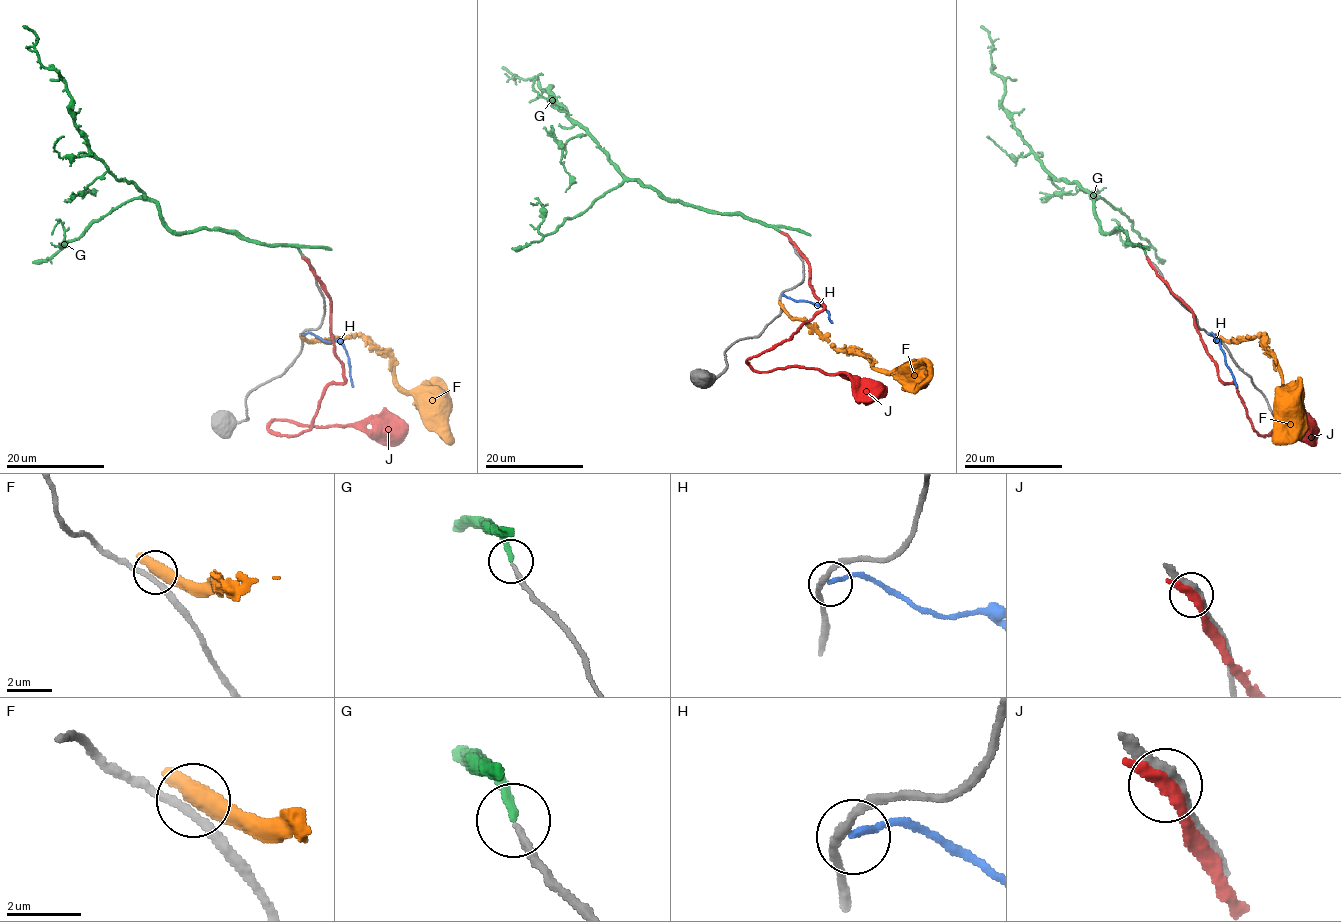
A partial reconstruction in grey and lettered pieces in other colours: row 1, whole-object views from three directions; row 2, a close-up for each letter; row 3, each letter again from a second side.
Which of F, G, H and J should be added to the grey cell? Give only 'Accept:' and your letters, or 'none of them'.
Accept: G

